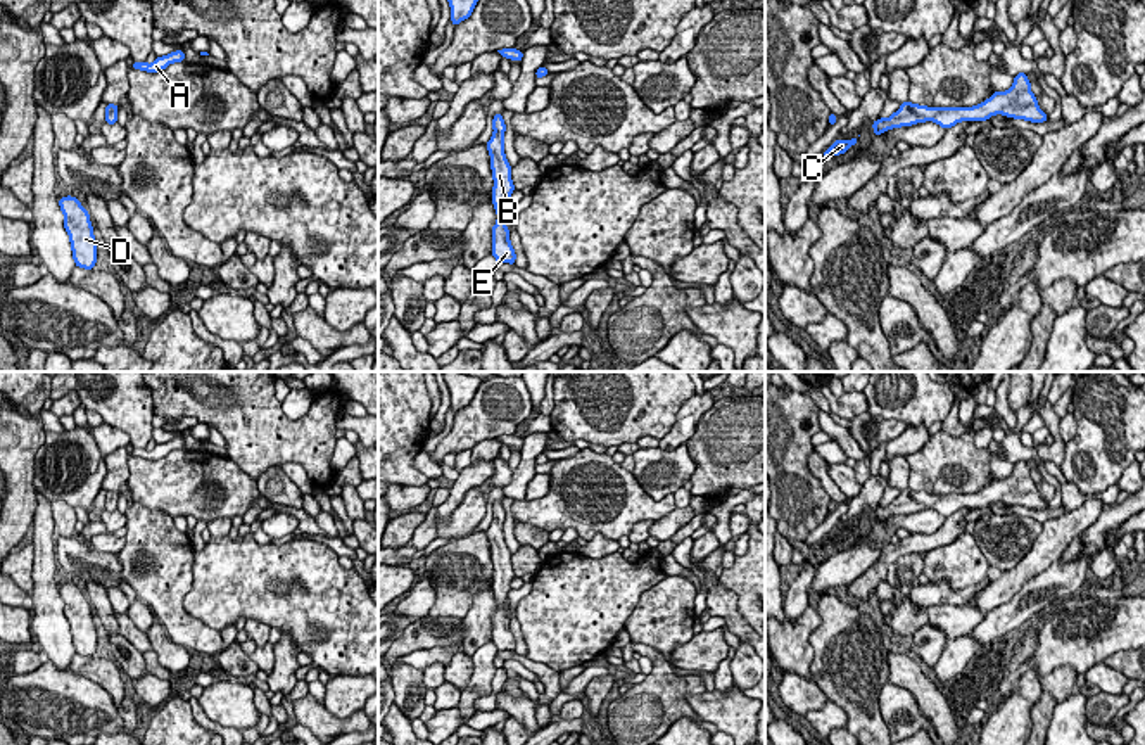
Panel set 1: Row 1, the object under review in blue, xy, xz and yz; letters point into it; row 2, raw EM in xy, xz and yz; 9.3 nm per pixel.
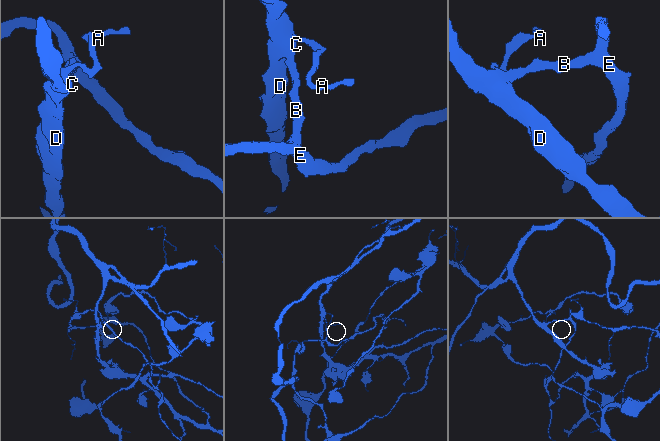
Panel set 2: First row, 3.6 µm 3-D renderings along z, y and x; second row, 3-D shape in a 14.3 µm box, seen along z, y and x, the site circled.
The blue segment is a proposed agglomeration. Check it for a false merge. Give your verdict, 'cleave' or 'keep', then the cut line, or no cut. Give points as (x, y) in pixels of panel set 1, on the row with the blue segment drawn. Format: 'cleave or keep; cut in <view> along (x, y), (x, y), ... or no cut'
keep; no cut

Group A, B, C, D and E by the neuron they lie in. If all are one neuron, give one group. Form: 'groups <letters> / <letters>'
groups A B C D E

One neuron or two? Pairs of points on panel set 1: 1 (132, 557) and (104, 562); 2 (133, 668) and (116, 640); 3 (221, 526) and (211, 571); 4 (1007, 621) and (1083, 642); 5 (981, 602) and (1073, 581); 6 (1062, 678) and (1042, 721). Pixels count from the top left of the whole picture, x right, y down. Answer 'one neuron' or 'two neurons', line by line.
1: two neurons
2: one neuron
3: two neurons
4: two neurons
5: two neurons
6: one neuron

